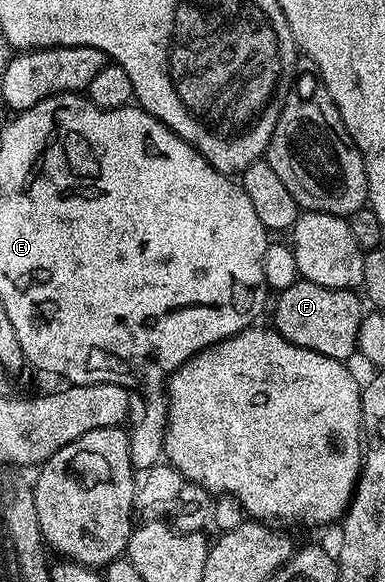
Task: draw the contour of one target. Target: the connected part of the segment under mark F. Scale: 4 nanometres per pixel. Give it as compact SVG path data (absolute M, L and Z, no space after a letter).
M298 281L291 284L286 291L280 292L276 298L271 323L287 341L303 349L323 353L323 357L342 361L349 361L353 354L358 354L363 299L356 290Z

